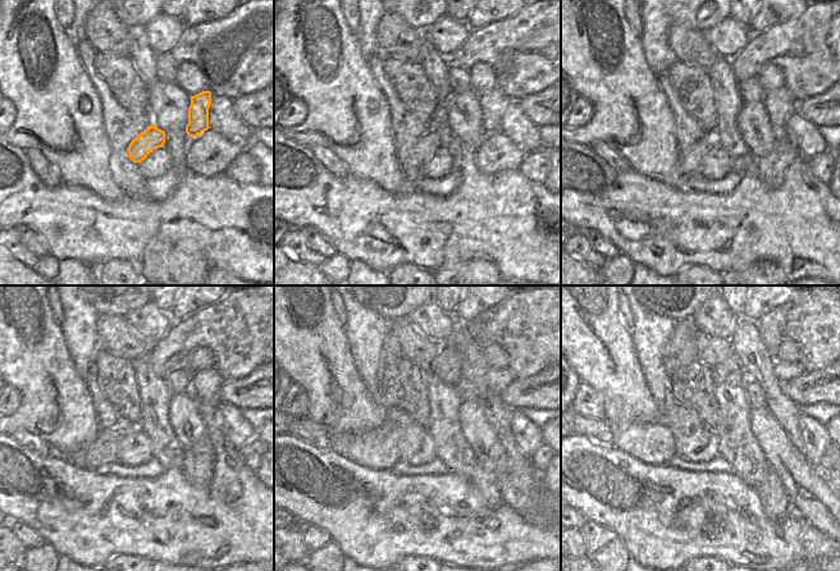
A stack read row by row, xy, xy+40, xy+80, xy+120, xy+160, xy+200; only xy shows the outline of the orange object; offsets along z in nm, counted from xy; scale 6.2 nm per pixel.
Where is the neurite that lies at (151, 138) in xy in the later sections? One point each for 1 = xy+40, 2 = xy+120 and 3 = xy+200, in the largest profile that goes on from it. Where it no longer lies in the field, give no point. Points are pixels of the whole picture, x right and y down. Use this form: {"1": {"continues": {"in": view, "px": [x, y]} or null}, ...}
{"1": {"continues": {"in": "xy+40", "px": [424, 150]}}, "2": {"continues": {"in": "xy+120", "px": [101, 452]}}, "3": {"continues": {"in": "xy+200", "px": [653, 443]}}}

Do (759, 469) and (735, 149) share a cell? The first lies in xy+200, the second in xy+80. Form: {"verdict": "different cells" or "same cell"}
{"verdict": "same cell"}

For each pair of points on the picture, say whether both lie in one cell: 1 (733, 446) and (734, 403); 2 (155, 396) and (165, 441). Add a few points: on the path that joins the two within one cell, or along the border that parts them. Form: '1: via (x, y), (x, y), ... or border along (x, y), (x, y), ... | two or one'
1: via (734, 435), (734, 414) | one
2: via (156, 407), (159, 429) | one

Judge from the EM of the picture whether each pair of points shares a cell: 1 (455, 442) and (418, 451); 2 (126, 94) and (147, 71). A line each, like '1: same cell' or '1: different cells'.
1: different cells
2: different cells

